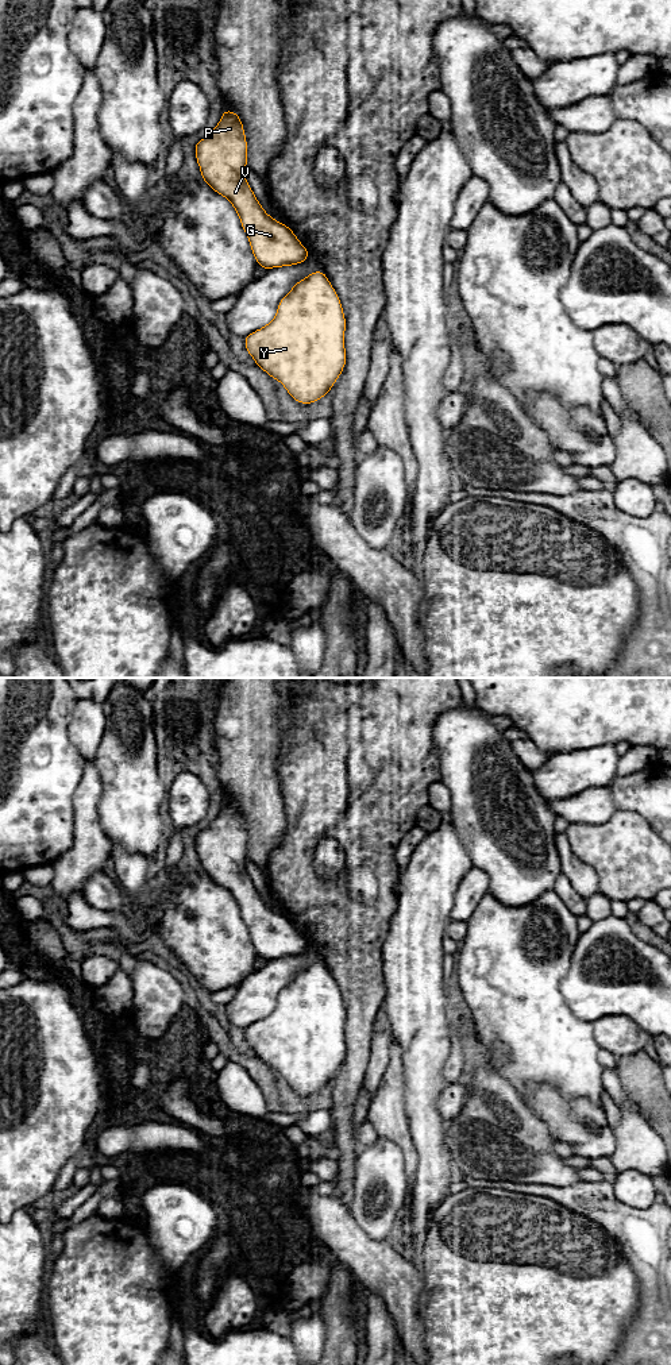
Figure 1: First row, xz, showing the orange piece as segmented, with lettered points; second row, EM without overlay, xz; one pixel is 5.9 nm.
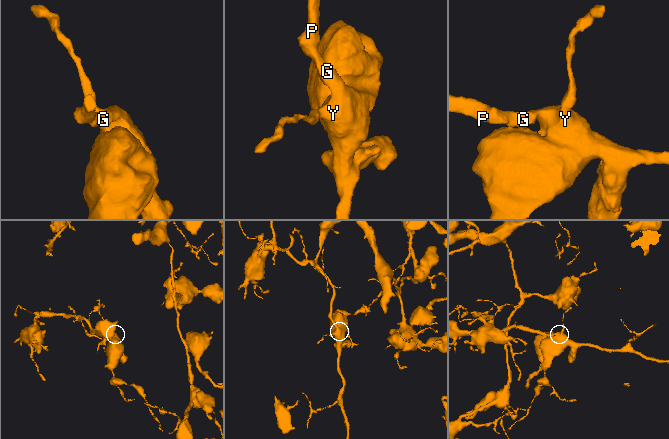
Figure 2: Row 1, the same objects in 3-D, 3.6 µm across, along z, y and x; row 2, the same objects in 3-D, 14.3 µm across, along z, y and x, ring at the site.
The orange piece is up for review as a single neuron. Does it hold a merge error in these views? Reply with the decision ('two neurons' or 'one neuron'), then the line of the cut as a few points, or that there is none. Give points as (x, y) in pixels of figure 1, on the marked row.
one neuron; no cut

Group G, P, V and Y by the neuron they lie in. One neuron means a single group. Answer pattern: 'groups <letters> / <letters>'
groups G P V Y

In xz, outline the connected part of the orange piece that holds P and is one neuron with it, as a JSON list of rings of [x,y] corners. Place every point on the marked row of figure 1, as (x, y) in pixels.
[[[224,109],[219,124],[194,146],[201,178],[235,208],[252,254],[265,270],[308,259],[293,231],[269,216],[246,181],[247,140],[240,117]]]

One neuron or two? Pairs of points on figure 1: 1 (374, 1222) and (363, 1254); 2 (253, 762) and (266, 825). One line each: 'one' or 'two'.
1: two
2: one

